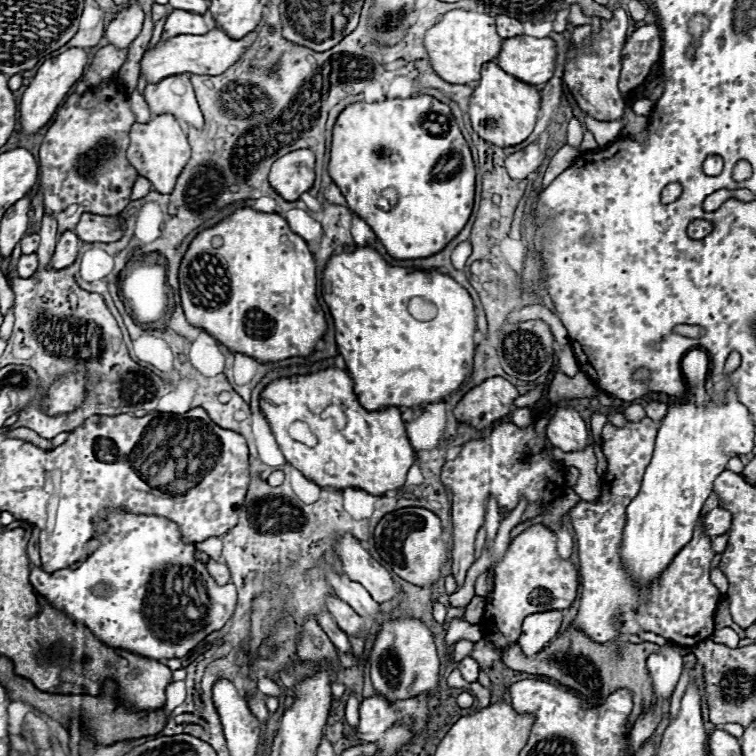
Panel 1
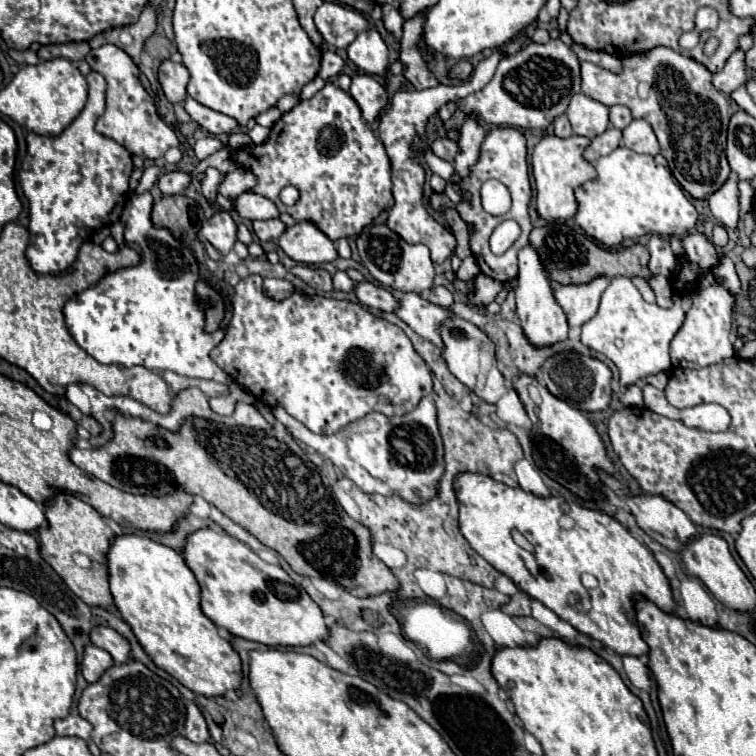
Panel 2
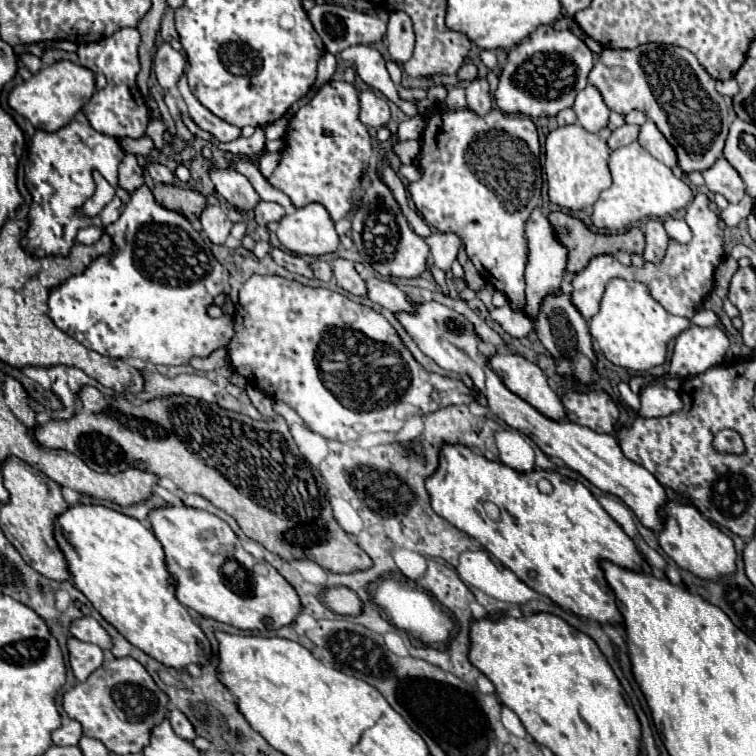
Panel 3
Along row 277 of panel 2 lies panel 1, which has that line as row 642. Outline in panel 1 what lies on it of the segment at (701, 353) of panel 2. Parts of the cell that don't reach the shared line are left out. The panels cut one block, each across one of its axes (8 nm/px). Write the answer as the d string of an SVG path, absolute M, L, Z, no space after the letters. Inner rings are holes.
M724 628L724 630L716 630L710 639L715 643L724 644L730 648L737 648L740 636L734 630Z

